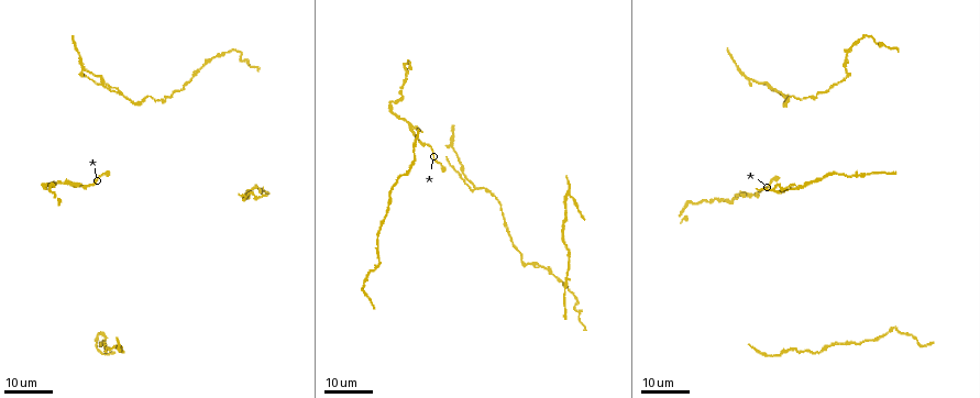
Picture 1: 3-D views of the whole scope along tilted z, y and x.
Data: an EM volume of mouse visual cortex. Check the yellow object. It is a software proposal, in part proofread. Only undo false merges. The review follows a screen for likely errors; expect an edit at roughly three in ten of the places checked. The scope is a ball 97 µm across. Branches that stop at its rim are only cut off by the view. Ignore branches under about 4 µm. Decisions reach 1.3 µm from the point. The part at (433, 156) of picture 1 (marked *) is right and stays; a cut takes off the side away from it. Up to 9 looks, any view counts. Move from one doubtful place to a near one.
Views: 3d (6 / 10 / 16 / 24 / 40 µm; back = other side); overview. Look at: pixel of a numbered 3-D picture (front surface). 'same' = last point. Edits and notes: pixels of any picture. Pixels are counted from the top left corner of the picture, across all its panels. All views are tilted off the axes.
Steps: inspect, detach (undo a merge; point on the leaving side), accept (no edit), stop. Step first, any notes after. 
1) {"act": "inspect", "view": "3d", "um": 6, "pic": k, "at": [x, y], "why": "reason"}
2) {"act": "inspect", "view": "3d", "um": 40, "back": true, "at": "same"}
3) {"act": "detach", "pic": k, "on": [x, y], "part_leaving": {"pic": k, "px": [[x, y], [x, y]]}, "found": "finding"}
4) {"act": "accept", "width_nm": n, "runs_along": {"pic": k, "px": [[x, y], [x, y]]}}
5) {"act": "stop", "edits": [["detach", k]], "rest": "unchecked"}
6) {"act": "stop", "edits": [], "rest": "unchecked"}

{"act": "inspect", "view": "3d", "um": 16, "pic": 1, "at": [128, 98], "why": "calibre changes"}

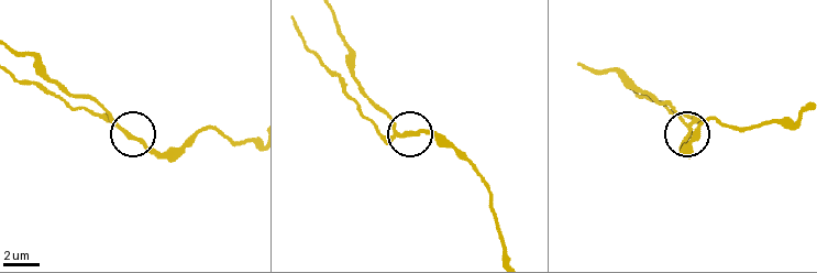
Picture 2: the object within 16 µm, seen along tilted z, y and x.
{"act": "inspect", "view": "3d", "um": 10, "pic": 2, "at": [689, 130], "why": "closer look"}

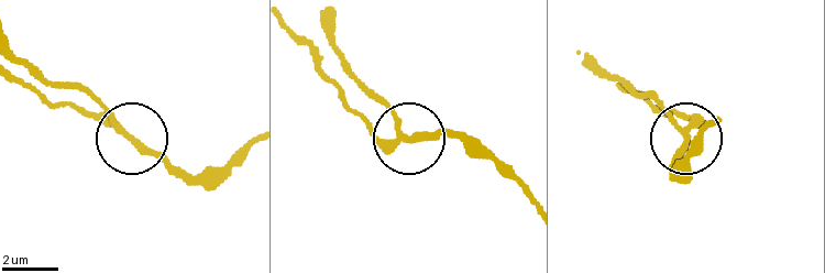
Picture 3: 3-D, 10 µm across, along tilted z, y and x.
{"act": "accept", "found": "all the same cell"}

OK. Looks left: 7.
{"act": "inspect", "view": "3d", "um": 16, "pic": 1, "at": [774, 88], "why": "four or more arms meet"}

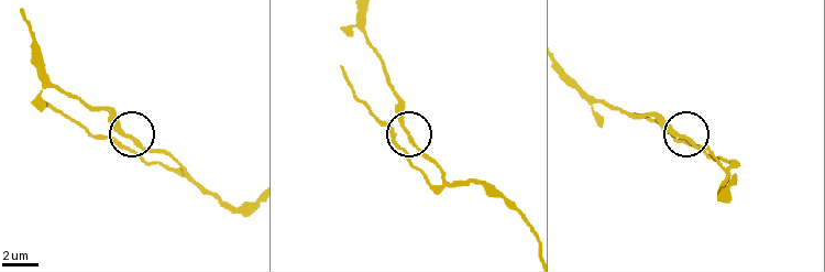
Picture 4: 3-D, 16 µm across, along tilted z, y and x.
{"act": "inspect", "view": "3d", "um": 6, "pic": 4, "at": [405, 128]}

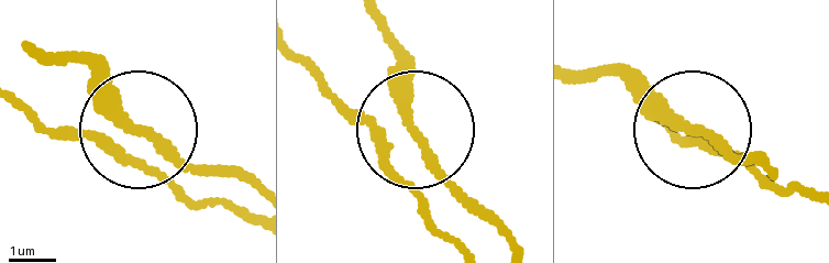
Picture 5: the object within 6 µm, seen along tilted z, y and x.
{"act": "inspect", "view": "3d", "um": 6, "back": true, "pic": 5, "at": [134, 130]}

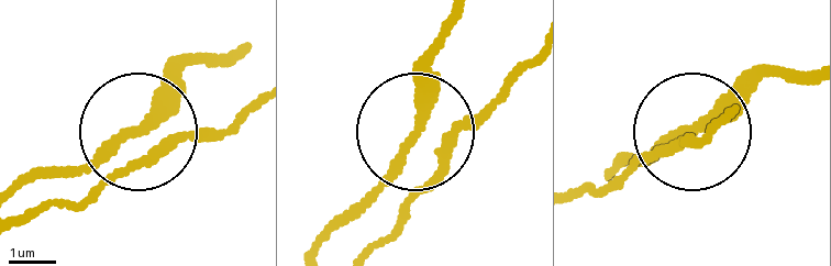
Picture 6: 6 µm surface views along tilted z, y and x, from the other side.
{"act": "accept", "found": "continuous, no second cell"}

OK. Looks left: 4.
{"act": "inspect", "view": "3d", "um": 16, "pic": 1, "at": [453, 147]}

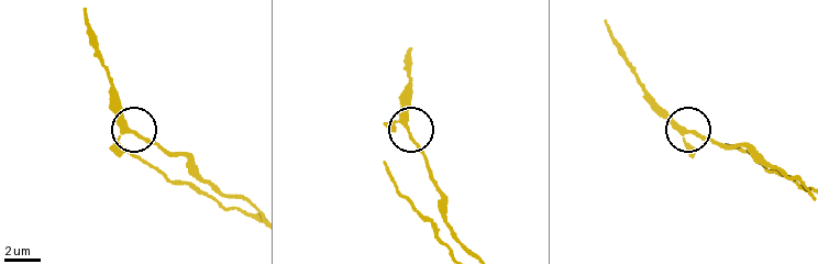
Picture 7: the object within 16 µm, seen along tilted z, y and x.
{"act": "inspect", "view": "3d", "um": 10, "pic": 7, "at": [404, 123]}

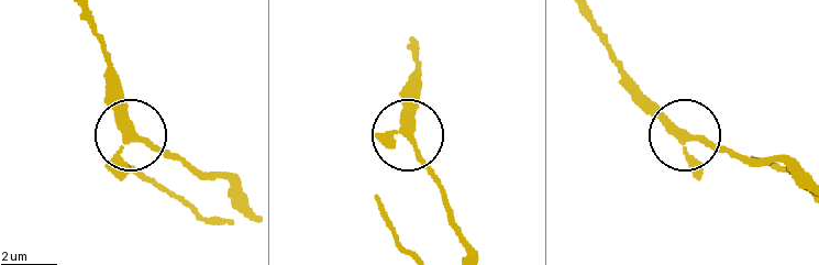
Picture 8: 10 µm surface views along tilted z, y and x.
{"act": "accept", "found": "one cell here"}

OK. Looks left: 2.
{"act": "stop", "edits": [], "rest": "unchecked"}

